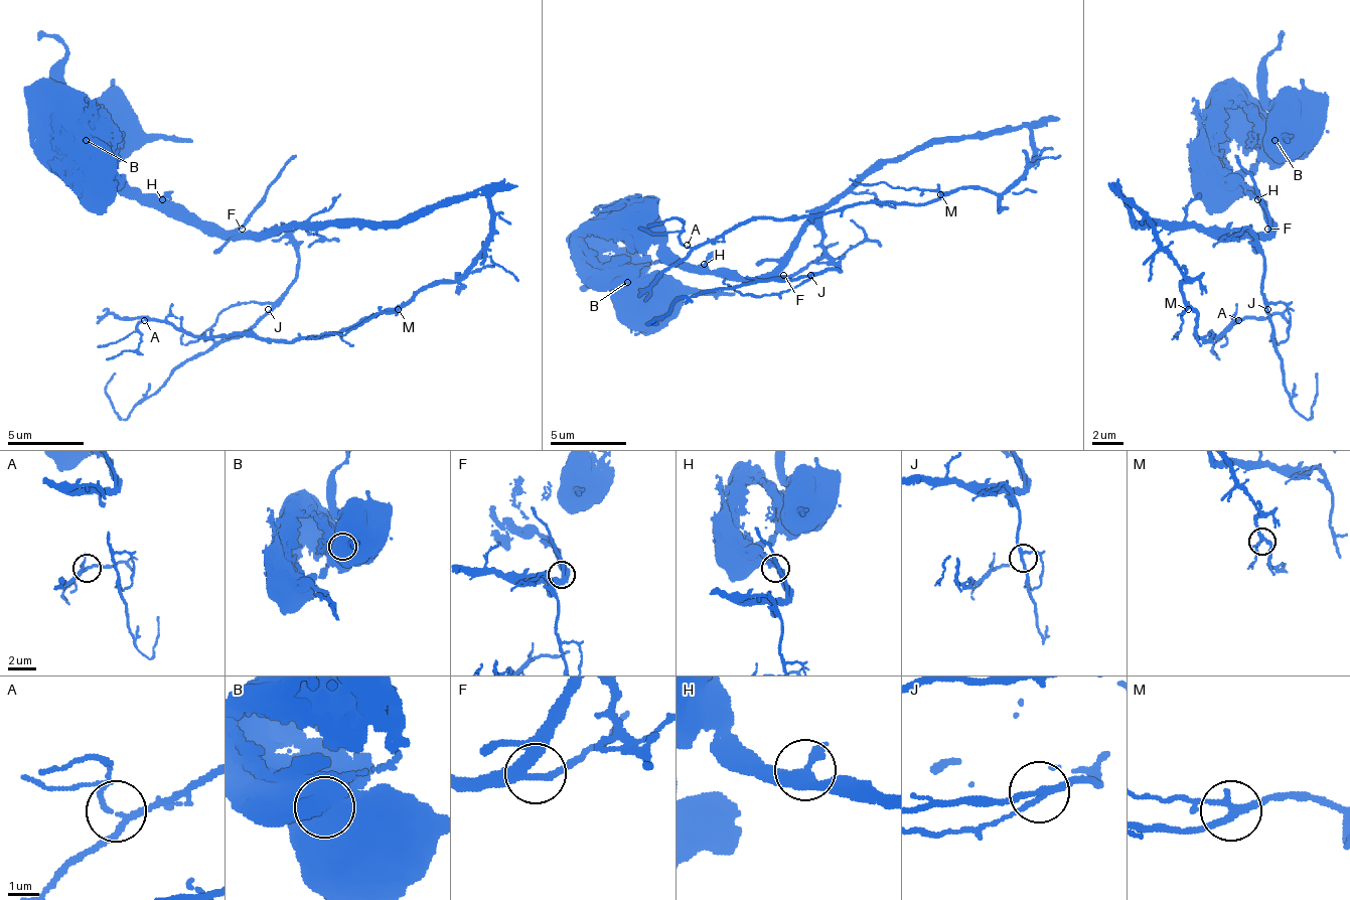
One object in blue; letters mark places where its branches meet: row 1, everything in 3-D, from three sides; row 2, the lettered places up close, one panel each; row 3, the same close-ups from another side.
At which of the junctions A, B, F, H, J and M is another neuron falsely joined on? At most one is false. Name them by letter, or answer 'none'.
B

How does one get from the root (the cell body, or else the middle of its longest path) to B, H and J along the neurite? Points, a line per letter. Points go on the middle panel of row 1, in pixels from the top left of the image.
B: (664, 298), (668, 294), (653, 290), (645, 283), (626, 283)
H: (664, 298), (668, 294), (653, 290), (622, 264), (634, 252), (660, 245), (688, 264), (703, 264)
J: (664, 298), (622, 264), (634, 252), (660, 245), (692, 267), (764, 279), (813, 226), (841, 271), (810, 275)

